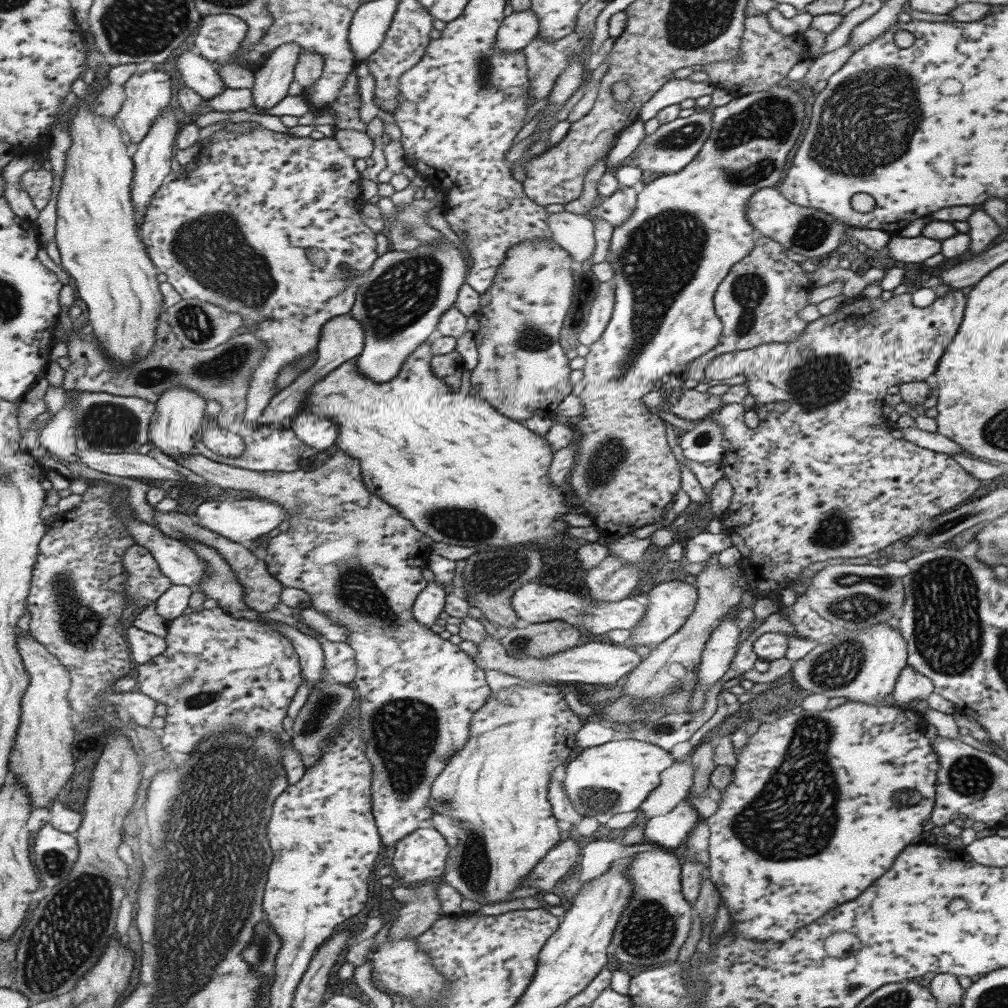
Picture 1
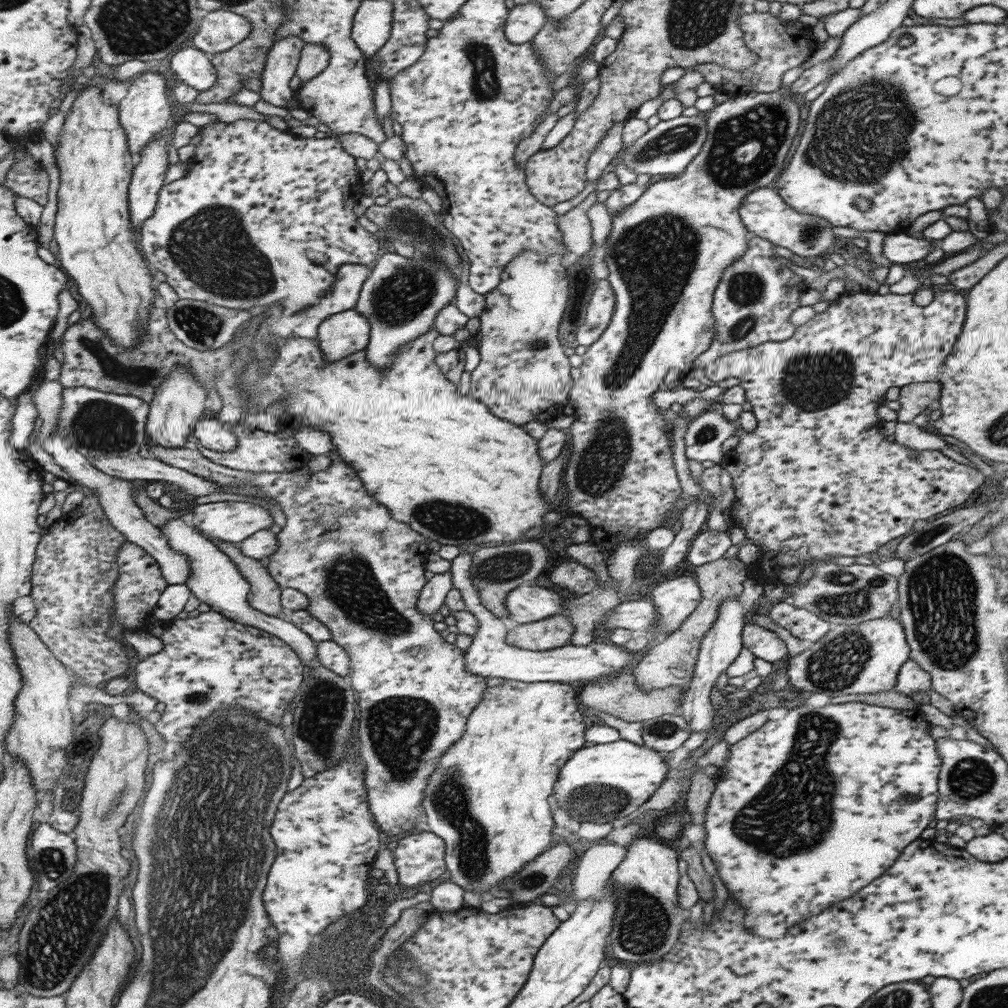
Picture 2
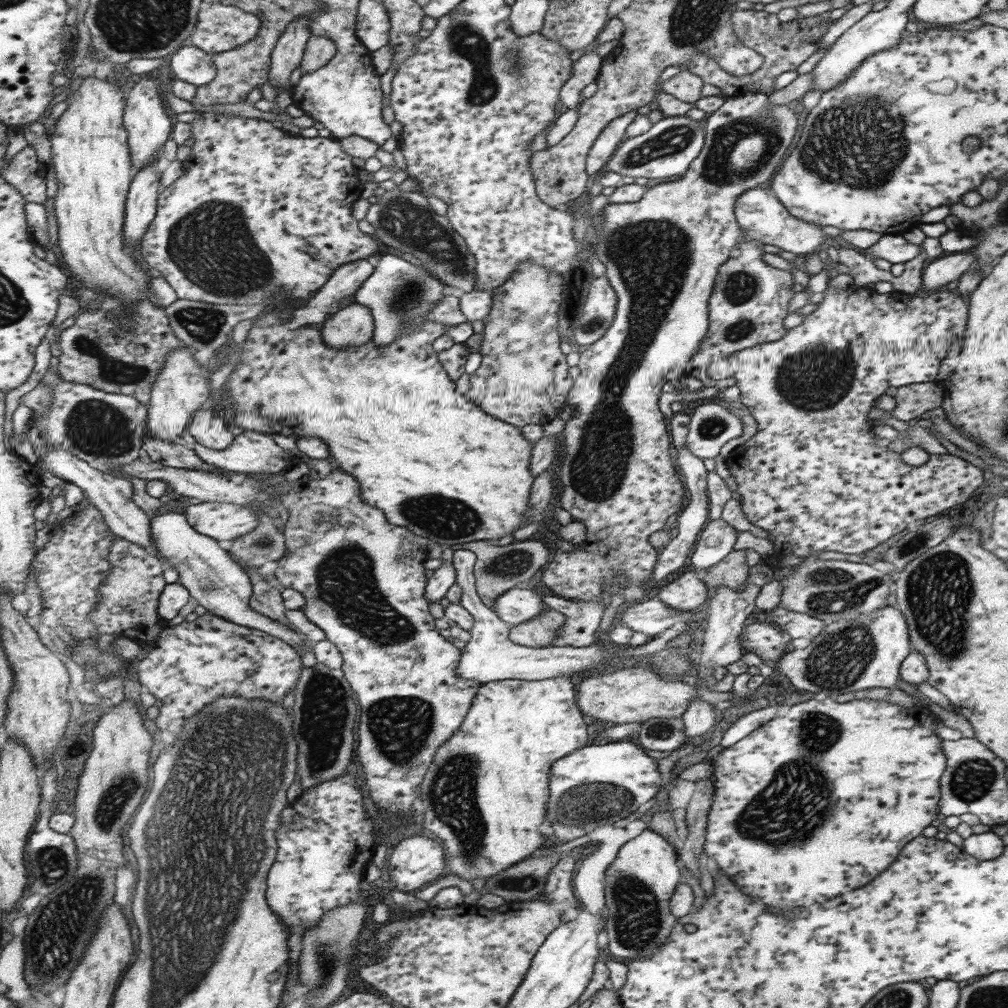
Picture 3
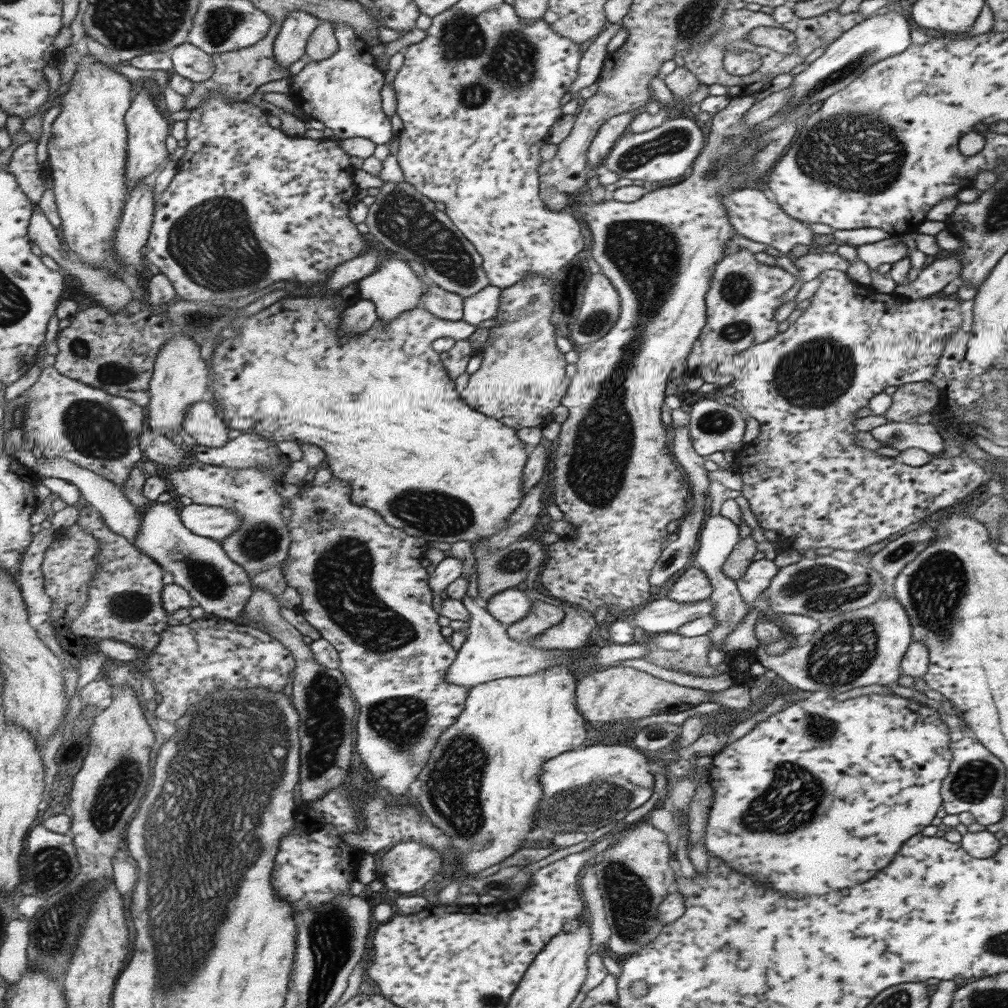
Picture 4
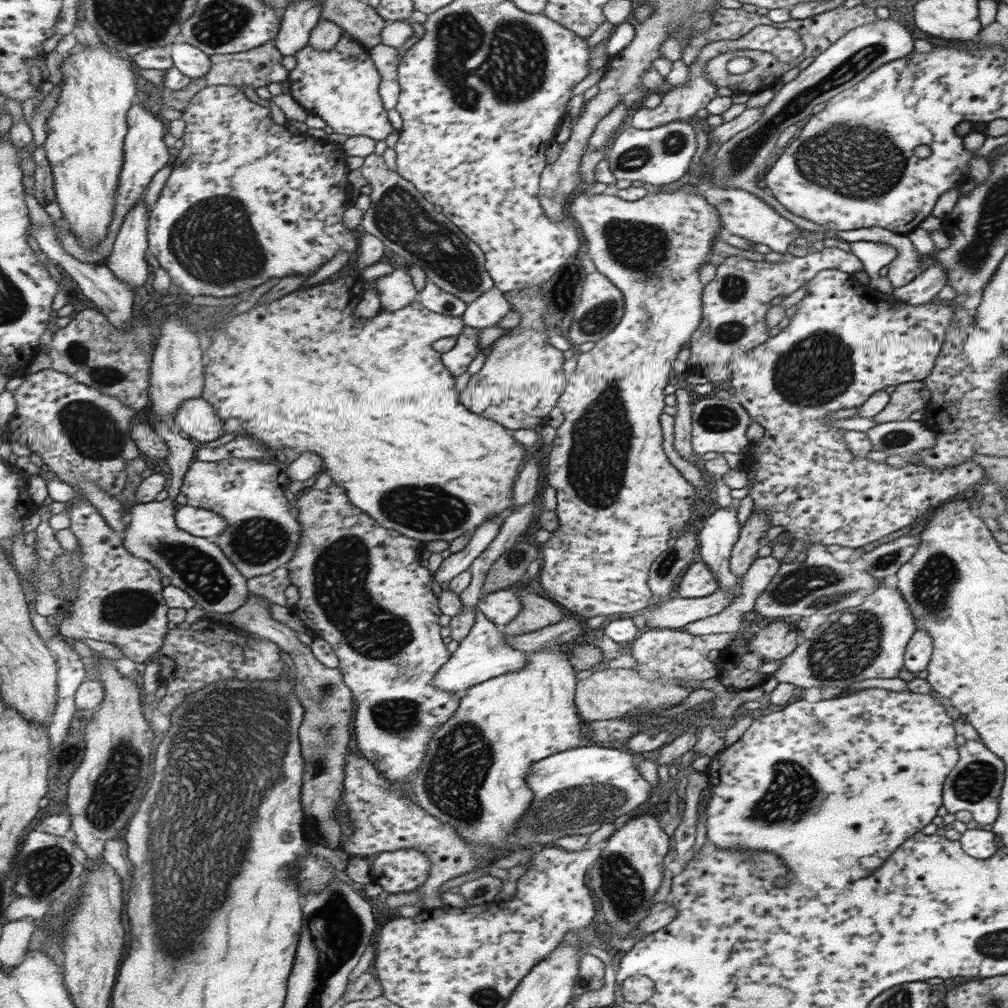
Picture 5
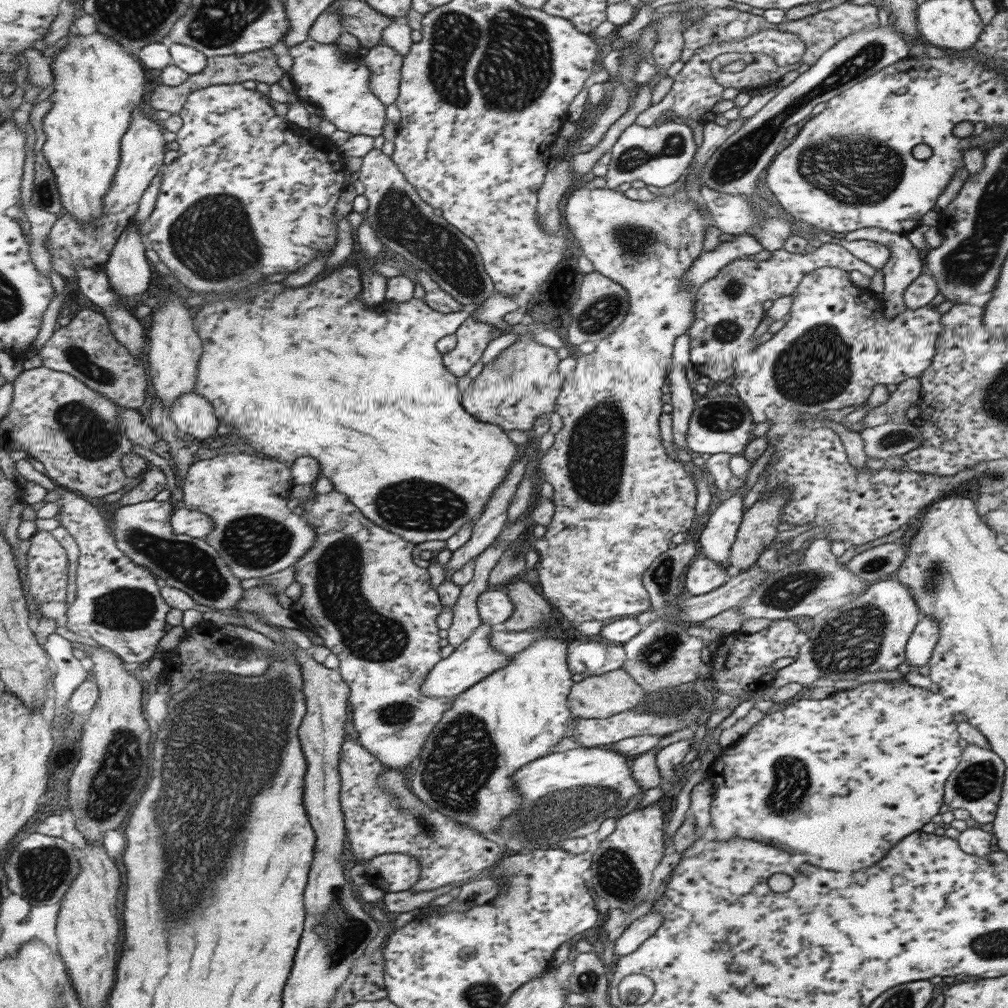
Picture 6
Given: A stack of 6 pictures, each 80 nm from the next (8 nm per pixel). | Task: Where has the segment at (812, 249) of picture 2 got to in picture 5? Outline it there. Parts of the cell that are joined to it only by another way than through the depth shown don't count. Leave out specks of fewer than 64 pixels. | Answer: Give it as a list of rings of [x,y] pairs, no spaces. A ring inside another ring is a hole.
[[[708,186],[702,196],[715,208],[722,228],[737,236],[739,241],[745,239],[751,243],[763,244],[769,247],[769,251],[783,254],[789,243],[800,237],[799,228],[795,224],[781,217],[762,199],[747,191]]]

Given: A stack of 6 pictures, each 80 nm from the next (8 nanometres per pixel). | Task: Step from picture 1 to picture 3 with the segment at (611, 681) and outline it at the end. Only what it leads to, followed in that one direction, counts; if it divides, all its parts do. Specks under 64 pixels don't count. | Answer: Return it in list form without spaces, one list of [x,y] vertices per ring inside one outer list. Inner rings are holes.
[[[456,549],[452,553],[452,565],[455,571],[455,584],[461,588],[460,601],[458,602],[471,616],[472,625],[468,630],[470,638],[462,648],[461,658],[456,670],[459,678],[488,683],[515,679],[518,681],[538,681],[546,678],[567,677],[575,672],[589,672],[599,670],[601,673],[603,662],[608,655],[596,645],[581,648],[573,646],[555,646],[551,644],[544,647],[531,648],[511,642],[508,638],[507,623],[495,614],[495,611],[487,607],[477,593],[474,583],[474,561],[476,555],[467,549]]]

